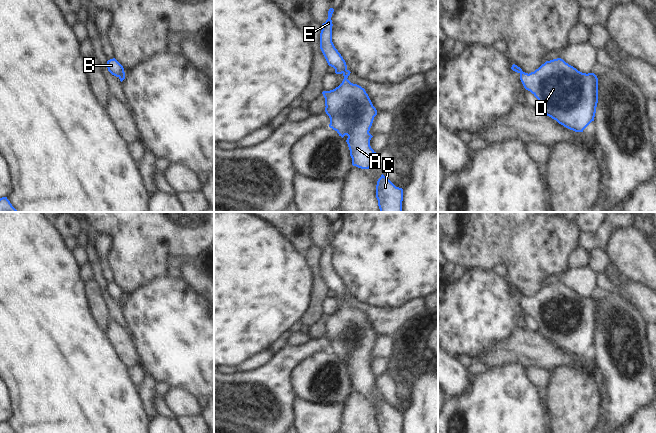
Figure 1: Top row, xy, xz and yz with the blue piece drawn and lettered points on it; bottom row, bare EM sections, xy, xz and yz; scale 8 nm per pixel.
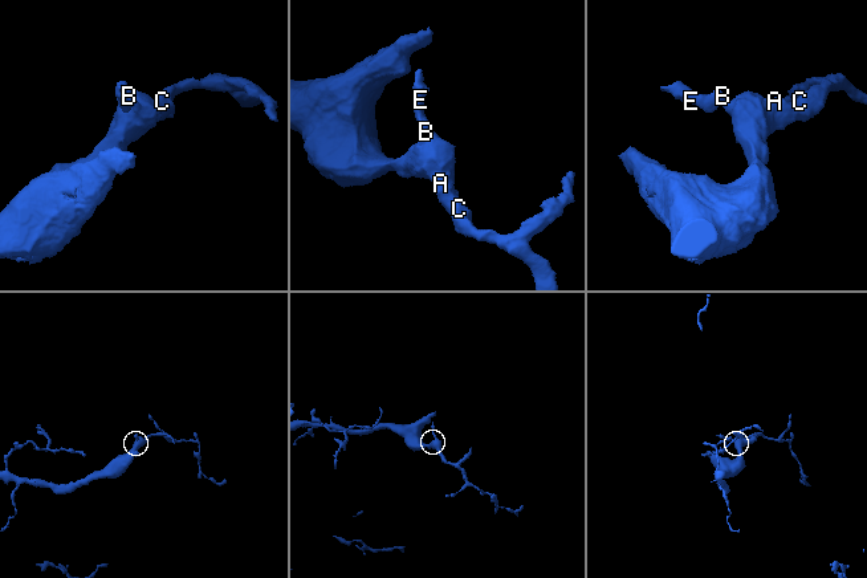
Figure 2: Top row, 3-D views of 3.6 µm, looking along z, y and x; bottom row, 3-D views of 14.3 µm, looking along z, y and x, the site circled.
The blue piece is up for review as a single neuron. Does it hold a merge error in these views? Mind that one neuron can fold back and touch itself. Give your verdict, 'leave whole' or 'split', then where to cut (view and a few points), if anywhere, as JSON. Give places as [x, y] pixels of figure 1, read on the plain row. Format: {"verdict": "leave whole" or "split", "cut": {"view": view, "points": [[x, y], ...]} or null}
{"verdict": "split", "cut": {"view": "xz", "points": [[346, 293], [343, 297]]}}

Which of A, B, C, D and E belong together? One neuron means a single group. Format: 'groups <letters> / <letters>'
groups A C D / B E

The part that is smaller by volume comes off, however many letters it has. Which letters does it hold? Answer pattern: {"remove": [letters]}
{"remove": ["B", "E"]}

